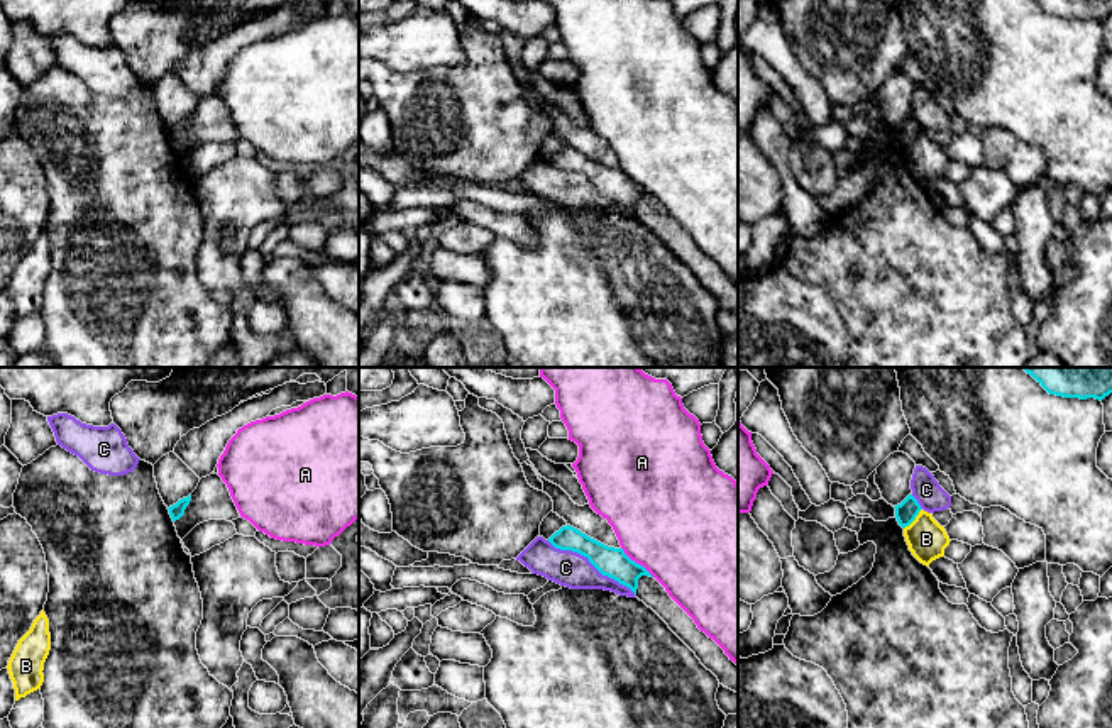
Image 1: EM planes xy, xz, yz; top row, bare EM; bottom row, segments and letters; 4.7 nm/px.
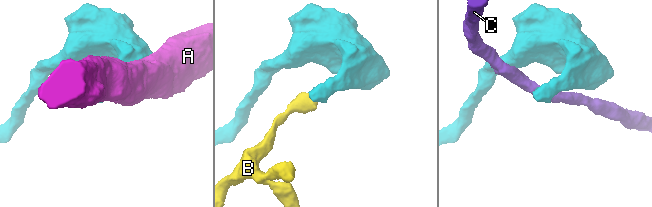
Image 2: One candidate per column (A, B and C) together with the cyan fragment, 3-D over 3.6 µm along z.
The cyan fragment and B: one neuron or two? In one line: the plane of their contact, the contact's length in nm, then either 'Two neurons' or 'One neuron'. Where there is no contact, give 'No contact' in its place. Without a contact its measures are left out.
Touches cyan in yz. Shared border 130 nm. Two neurons

